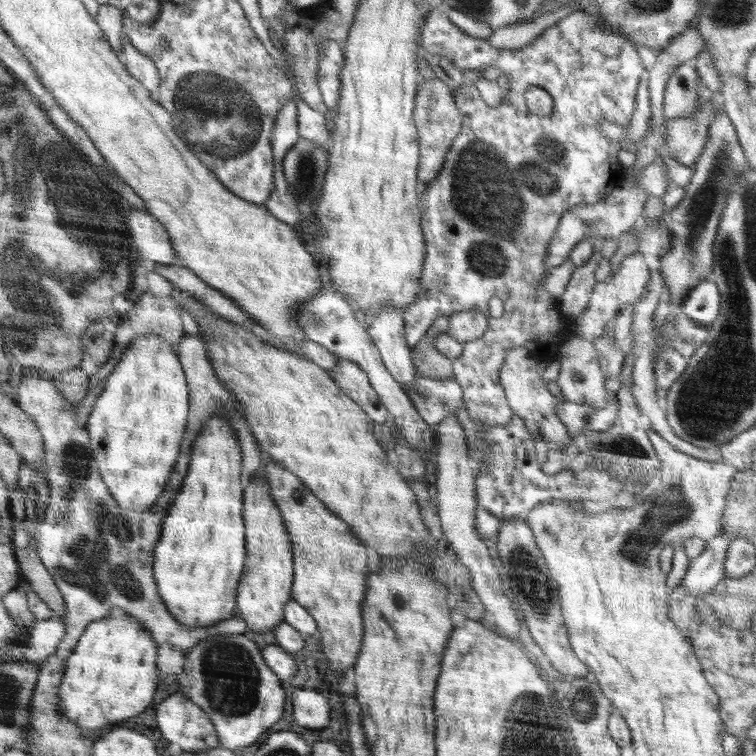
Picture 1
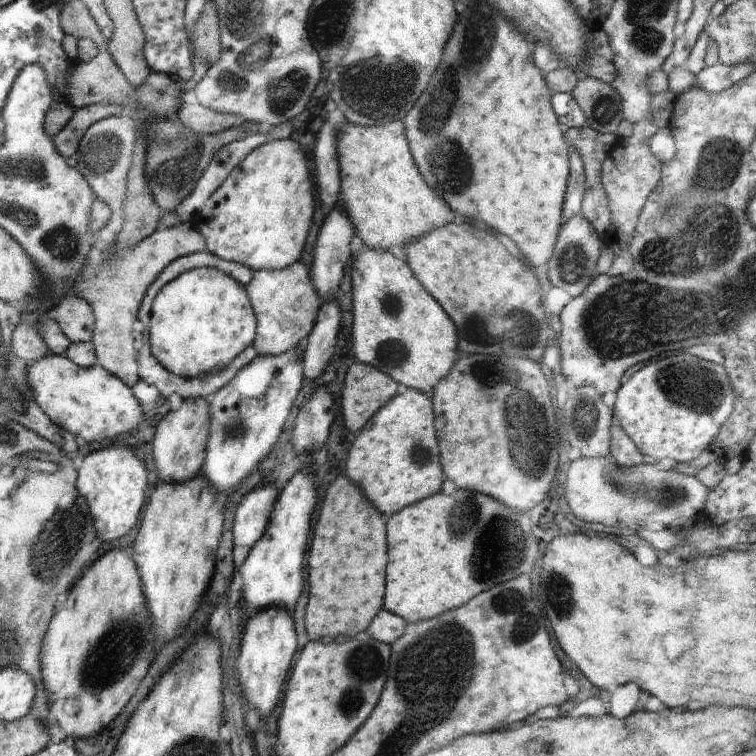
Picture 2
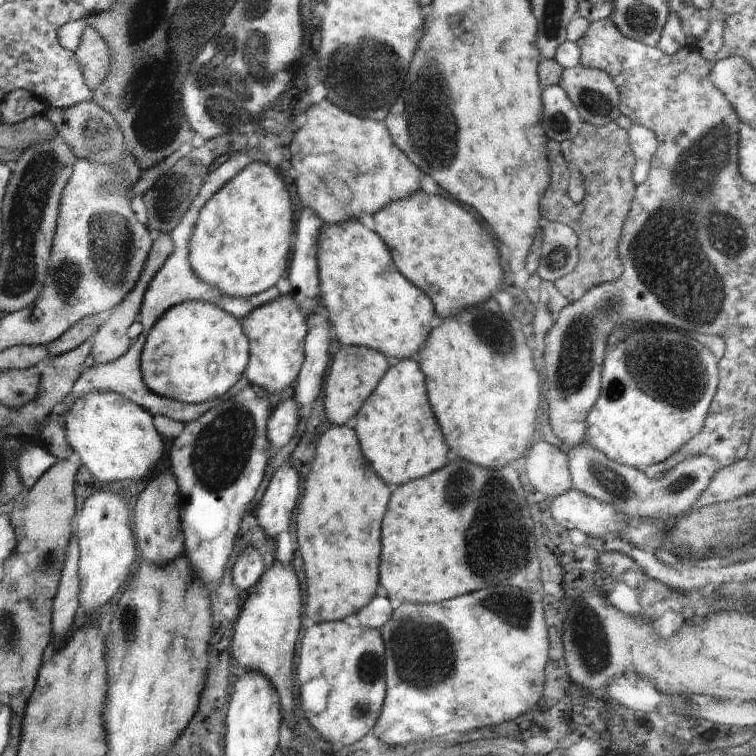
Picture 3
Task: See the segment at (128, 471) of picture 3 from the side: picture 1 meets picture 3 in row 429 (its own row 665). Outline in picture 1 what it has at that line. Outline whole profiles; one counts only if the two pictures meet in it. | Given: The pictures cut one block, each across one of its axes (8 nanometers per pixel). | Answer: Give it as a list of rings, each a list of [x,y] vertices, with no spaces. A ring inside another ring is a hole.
[[[122,614],[122,616],[90,622],[65,663],[62,683],[58,689],[58,700],[60,700],[58,704],[62,708],[62,714],[82,732],[106,731],[106,728],[120,725],[138,716],[152,702],[158,686],[156,657],[158,657],[156,642],[146,632],[146,628],[142,628],[134,618]]]

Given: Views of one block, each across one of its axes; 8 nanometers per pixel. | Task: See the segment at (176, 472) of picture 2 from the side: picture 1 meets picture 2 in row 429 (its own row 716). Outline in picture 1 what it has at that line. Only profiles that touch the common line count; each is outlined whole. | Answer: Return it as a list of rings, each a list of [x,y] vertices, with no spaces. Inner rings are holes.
[[[175,693],[166,697],[156,708],[156,720],[162,737],[178,744],[183,752],[205,752],[221,746],[210,717],[194,702]]]

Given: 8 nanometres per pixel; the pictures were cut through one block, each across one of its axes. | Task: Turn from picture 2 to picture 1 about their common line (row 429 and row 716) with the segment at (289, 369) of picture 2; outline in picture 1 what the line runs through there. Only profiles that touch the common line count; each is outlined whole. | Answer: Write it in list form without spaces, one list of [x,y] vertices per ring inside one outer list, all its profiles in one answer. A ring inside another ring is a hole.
[[[246,634],[198,640],[184,655],[182,672],[177,674],[179,688],[210,717],[224,749],[234,750],[259,741],[284,714],[286,692],[278,676],[266,666],[258,642]]]

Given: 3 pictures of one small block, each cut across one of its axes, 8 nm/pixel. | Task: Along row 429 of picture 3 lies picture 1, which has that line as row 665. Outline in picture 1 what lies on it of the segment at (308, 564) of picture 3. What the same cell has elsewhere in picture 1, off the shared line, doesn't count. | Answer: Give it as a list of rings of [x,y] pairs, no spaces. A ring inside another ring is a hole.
[[[272,460],[263,466],[263,470],[270,496],[282,514],[288,539],[293,546],[292,599],[303,606],[317,622],[317,630],[322,635],[322,653],[326,655],[328,667],[338,678],[342,673],[346,674],[347,669],[354,666],[358,651],[362,646],[362,634],[364,634],[362,601],[364,591],[366,591],[366,579],[370,574],[366,546],[352,533],[350,525],[326,508],[326,505],[312,494],[312,491],[296,474]]]

